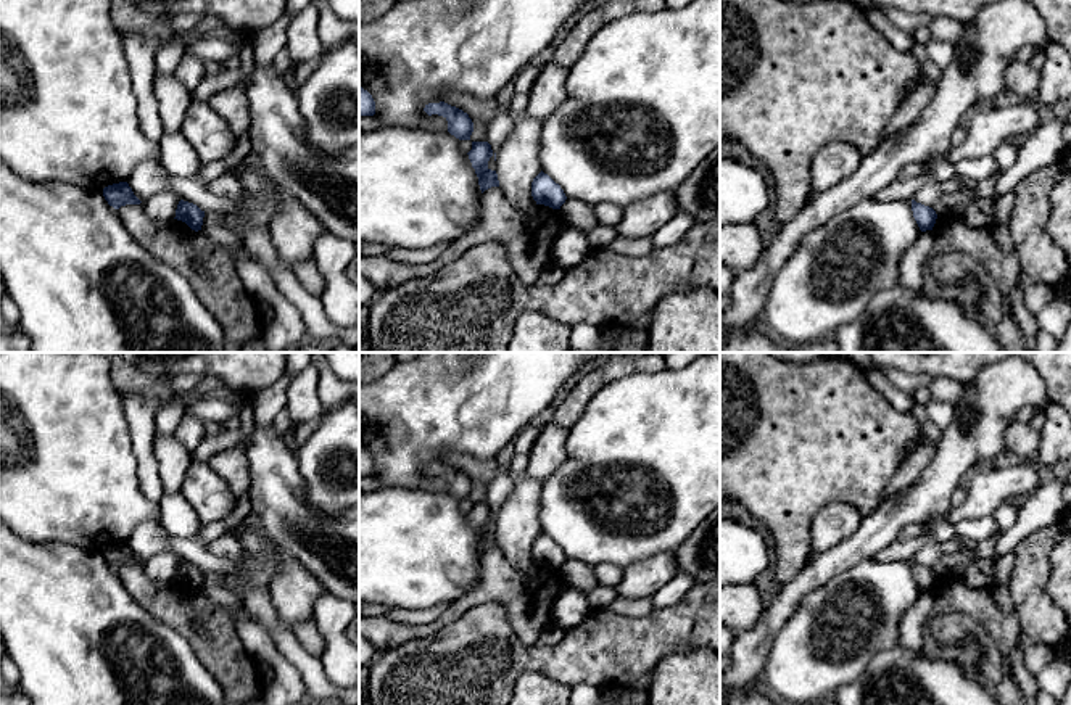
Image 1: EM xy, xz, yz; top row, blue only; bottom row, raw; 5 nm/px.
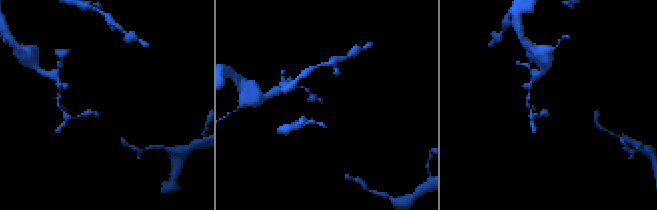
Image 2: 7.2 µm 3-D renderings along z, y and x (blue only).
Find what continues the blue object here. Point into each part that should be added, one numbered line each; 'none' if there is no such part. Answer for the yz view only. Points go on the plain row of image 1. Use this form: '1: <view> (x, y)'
none

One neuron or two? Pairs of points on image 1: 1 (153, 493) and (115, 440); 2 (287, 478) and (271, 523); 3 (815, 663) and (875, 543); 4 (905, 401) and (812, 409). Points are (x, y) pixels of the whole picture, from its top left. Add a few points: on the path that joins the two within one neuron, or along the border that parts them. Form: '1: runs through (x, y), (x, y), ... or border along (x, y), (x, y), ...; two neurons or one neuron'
1: border along (131, 433), (139, 488), (155, 504); two neurons
2: runs through (279, 490), (279, 512); one neuron
3: border along (875, 556), (857, 560), (833, 578); two neurons
4: border along (865, 375), (899, 411), (910, 414); two neurons

